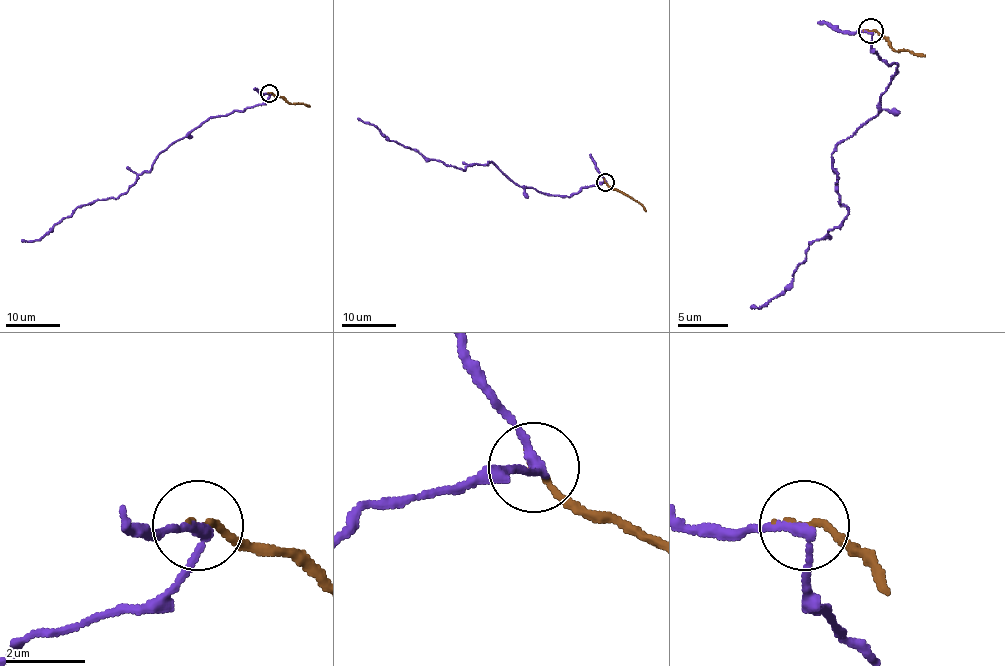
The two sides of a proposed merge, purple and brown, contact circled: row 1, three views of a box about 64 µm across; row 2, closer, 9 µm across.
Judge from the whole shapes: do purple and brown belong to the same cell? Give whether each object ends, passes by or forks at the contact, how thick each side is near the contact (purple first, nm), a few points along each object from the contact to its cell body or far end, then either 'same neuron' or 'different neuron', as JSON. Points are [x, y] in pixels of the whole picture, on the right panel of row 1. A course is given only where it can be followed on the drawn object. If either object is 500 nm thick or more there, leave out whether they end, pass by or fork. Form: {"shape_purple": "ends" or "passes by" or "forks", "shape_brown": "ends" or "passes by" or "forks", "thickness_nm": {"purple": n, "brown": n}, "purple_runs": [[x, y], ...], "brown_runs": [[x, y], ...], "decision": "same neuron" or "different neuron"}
{"shape_purple": "passes by", "shape_brown": "ends", "thickness_nm": {"purple": 220, "brown": 140}, "purple_runs": [[871, 31], [896, 67], [874, 117], [831, 155], [848, 213], [813, 241], [793, 281], [750, 307]], "brown_runs": [[871, 31], [896, 51], [914, 51], [924, 57]], "decision": "different neuron"}

